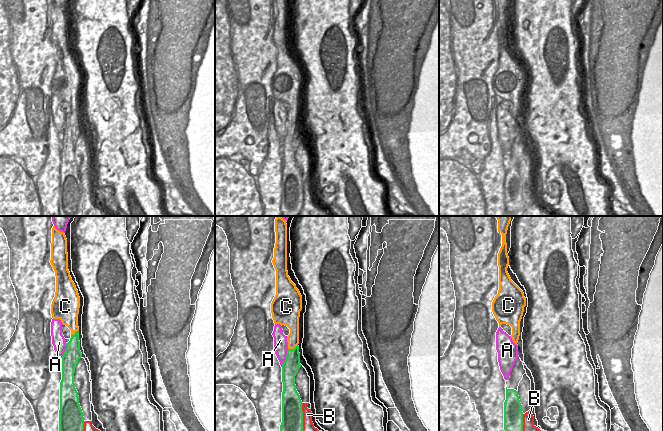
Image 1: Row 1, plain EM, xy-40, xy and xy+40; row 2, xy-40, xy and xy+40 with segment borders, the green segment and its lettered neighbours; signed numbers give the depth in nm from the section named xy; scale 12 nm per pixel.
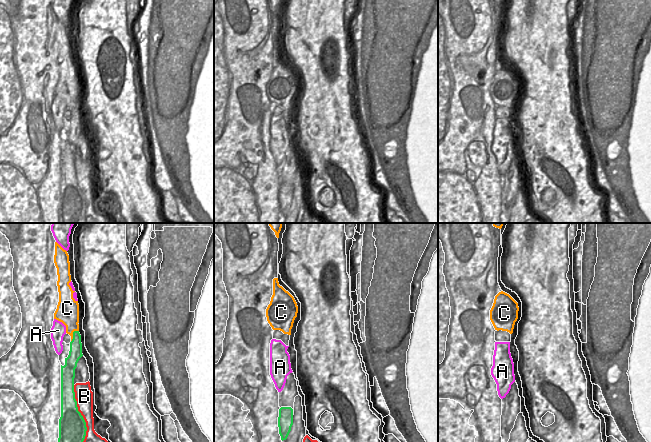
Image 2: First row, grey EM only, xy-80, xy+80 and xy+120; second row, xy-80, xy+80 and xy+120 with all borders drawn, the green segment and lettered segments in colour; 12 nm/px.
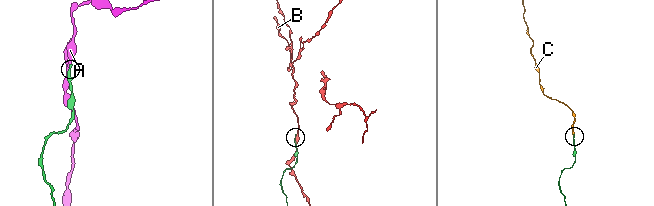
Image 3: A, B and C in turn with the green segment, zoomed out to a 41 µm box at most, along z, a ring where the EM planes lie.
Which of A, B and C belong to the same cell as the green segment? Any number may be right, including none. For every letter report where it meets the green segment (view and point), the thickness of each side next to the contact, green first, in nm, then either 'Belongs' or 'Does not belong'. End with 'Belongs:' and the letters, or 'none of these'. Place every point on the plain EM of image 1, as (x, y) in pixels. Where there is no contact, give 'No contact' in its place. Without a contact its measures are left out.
A: Touches green at xy (286, 133). Thickness 200 nm (green) against 170 nm. Does not belong
B: Touches green at xy (302, 197). Thickness 280 nm (green) against 280 nm. Does not belong
C: Touches green at xy (292, 125). Thickness 200 nm (green) against 140 nm. Belongs
Belongs: C

